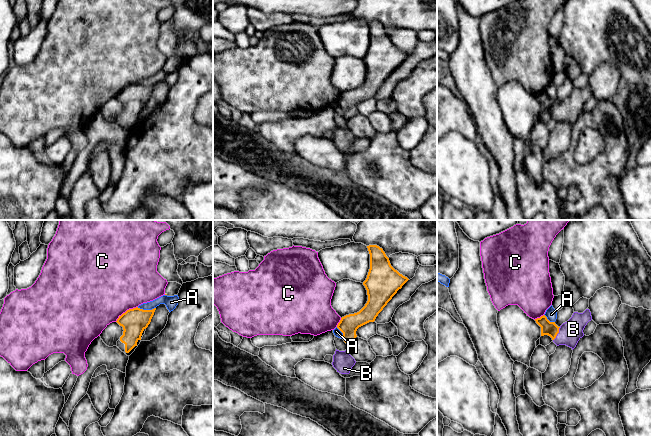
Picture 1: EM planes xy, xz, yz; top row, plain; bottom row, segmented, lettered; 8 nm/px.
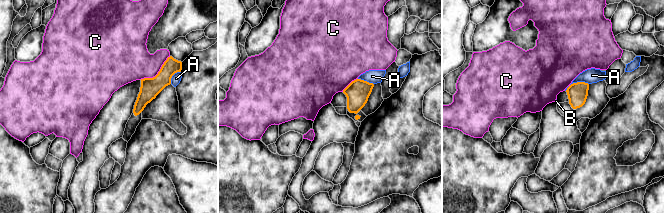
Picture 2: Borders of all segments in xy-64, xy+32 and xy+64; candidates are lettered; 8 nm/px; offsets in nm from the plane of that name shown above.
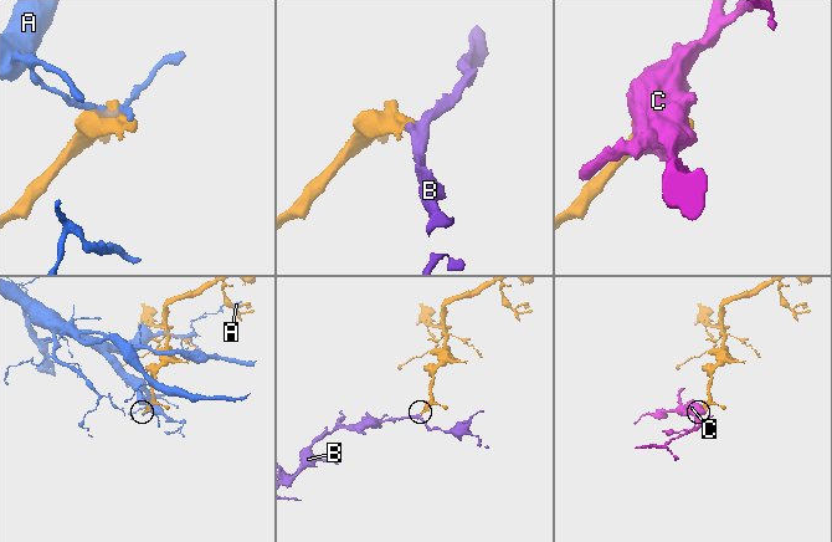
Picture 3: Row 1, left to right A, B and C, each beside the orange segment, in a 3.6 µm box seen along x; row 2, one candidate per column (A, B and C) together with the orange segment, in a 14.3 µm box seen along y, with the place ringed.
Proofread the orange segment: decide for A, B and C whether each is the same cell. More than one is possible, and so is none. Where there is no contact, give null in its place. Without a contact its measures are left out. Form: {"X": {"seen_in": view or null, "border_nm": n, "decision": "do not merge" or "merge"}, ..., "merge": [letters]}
{"A": {"seen_in": "xy", "border_nm": 150, "decision": "do not merge"}, "B": {"seen_in": "yz", "border_nm": 130, "decision": "merge"}, "C": {"seen_in": "xy", "border_nm": 220, "decision": "do not merge"}, "merge": ["B"]}

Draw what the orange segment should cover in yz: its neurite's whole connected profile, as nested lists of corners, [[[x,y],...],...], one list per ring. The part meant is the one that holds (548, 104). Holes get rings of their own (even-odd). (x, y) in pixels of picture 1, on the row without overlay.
[[[589,85],[583,89],[574,88],[572,93],[560,103],[555,98],[550,98],[545,91],[535,95],[541,103],[541,112],[548,111],[557,122],[566,121],[572,126],[584,112],[583,106],[591,96],[592,92]]]

